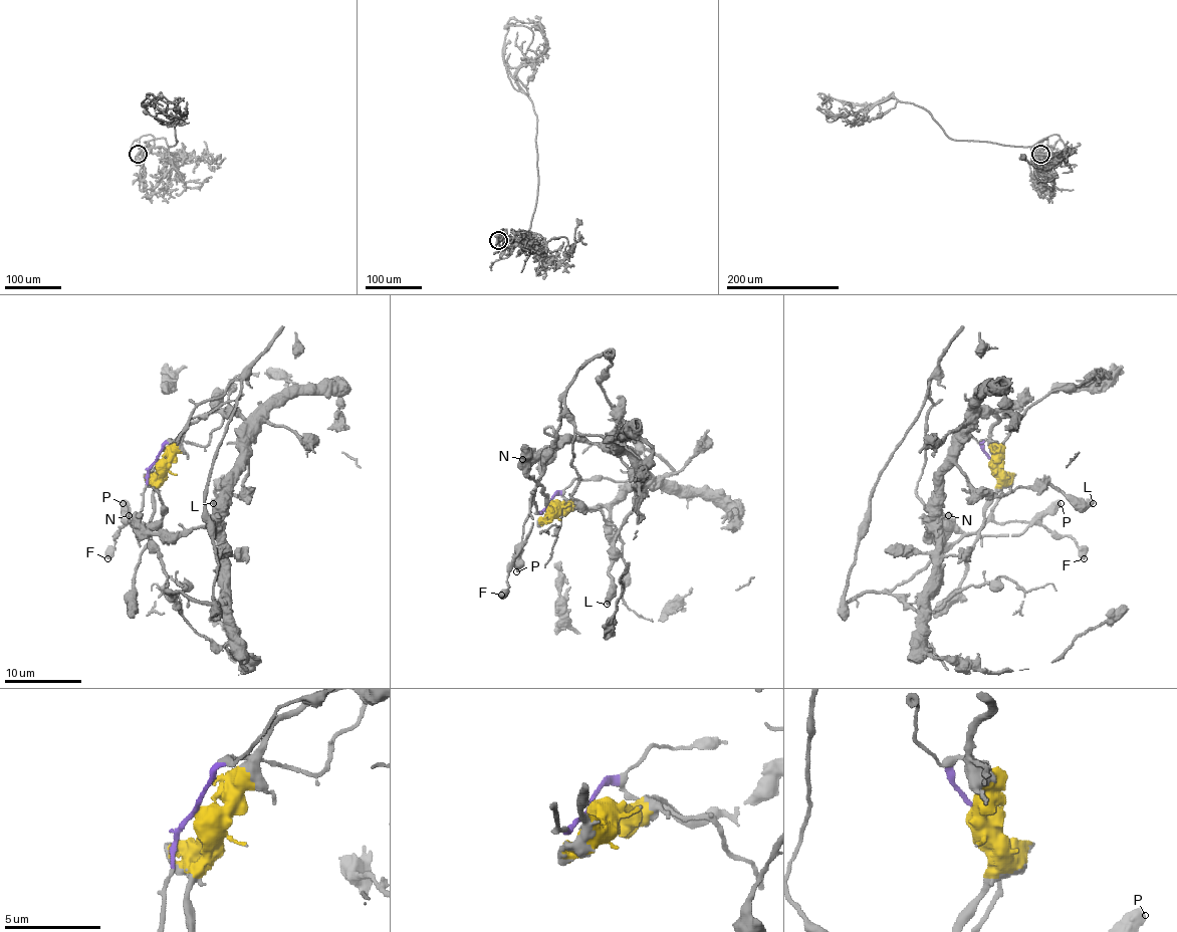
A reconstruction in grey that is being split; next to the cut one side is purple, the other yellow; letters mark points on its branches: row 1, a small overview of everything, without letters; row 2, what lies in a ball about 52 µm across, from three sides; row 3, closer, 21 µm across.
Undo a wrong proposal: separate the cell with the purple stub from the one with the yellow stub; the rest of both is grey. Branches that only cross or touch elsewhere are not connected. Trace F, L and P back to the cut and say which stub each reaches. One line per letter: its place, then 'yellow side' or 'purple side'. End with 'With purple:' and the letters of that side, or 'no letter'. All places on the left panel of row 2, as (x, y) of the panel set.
F: at (107, 558); purple side
L: at (213, 503); yellow side
P: at (123, 503); purple side
With purple: F, P

